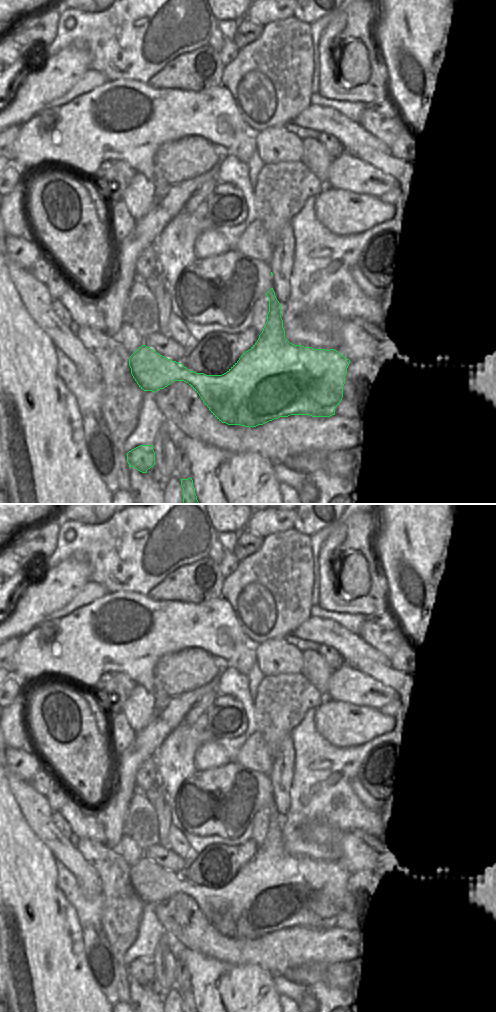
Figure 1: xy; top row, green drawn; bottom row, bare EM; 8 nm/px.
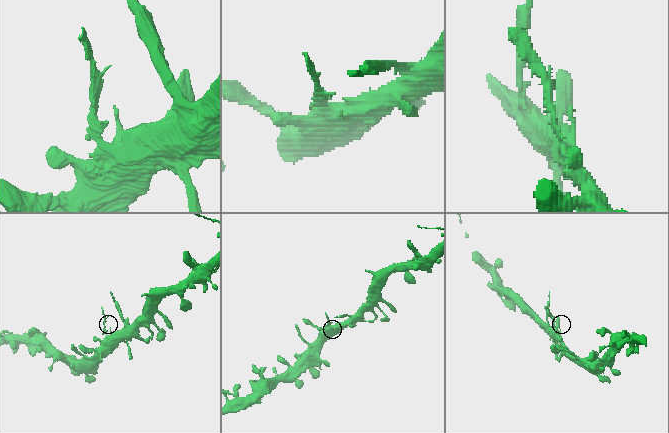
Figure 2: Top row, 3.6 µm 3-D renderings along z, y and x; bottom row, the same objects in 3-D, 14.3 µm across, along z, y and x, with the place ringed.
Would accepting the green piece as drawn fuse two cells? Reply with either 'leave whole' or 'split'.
leave whole

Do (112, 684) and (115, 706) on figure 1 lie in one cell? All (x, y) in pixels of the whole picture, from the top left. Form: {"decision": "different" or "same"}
{"decision": "same"}

